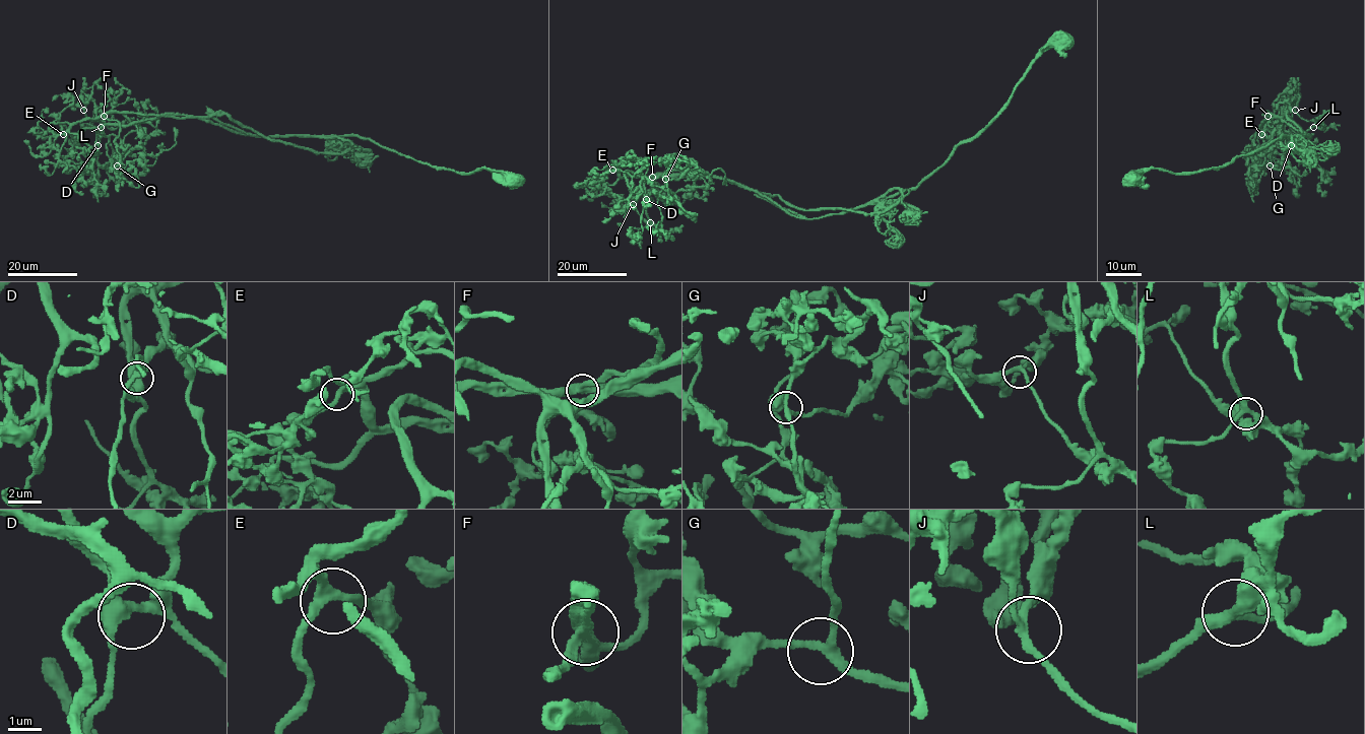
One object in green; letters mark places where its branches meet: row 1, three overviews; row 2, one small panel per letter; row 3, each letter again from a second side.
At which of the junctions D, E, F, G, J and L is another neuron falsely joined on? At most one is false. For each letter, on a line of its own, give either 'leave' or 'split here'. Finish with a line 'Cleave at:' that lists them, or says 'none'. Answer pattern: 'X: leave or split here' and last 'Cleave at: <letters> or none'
D: leave
E: leave
F: split here
G: leave
J: leave
L: leave
Cleave at: F

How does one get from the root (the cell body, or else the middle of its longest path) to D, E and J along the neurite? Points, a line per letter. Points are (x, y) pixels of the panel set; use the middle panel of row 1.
D: (1060, 40), (983, 129), (915, 187), (873, 205), (799, 218), (738, 184), (681, 171), (659, 174), (646, 199)
E: (1060, 40), (983, 129), (915, 187), (873, 205), (799, 218), (726, 180), (612, 170)
J: (1060, 40), (983, 129), (915, 187), (873, 205), (799, 218), (738, 184), (694, 173), (649, 177), (633, 204)

